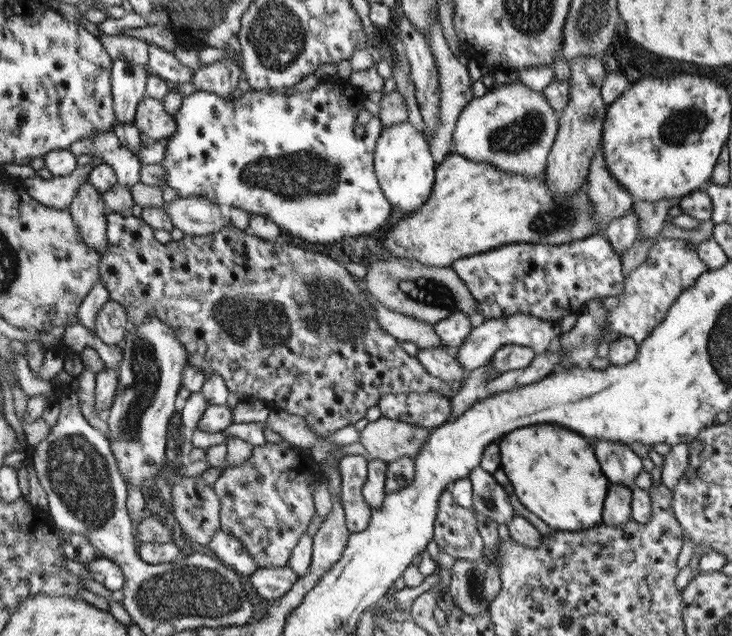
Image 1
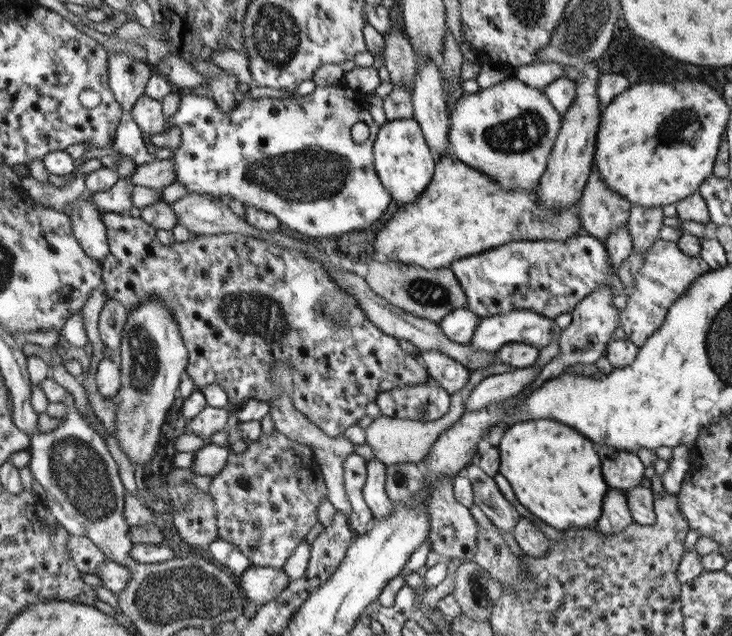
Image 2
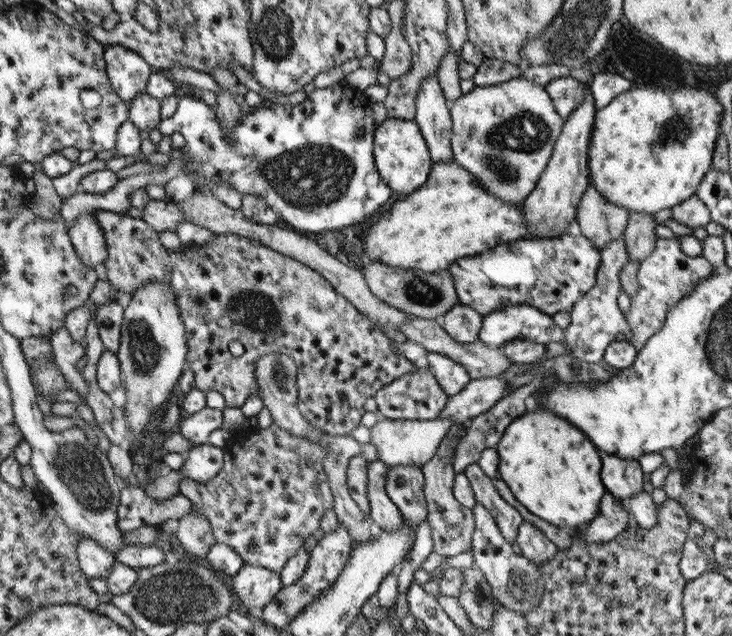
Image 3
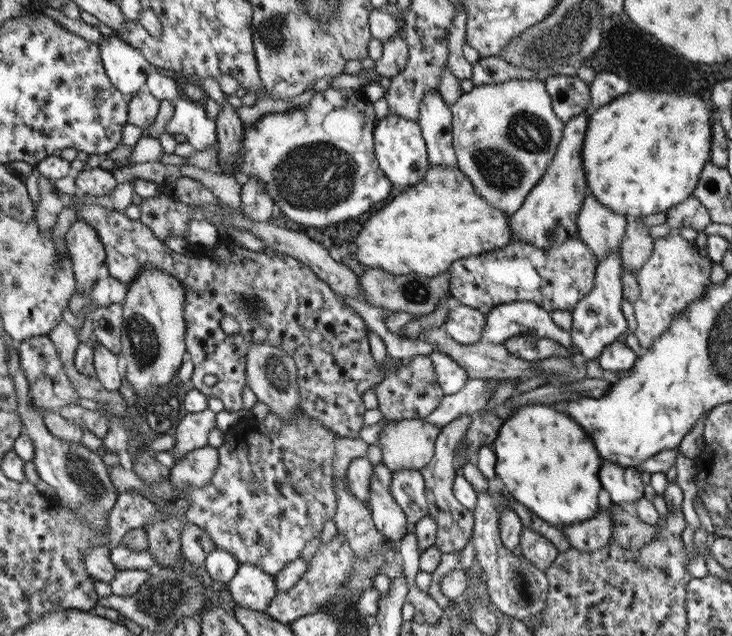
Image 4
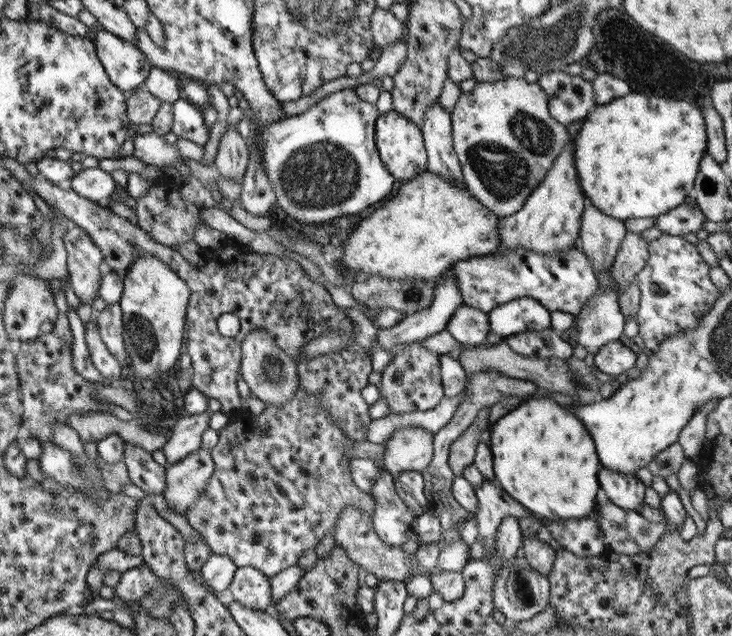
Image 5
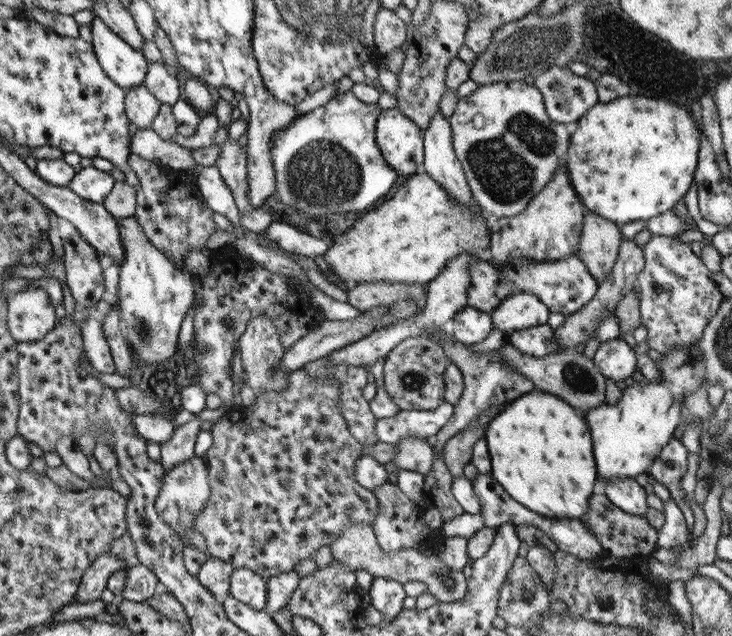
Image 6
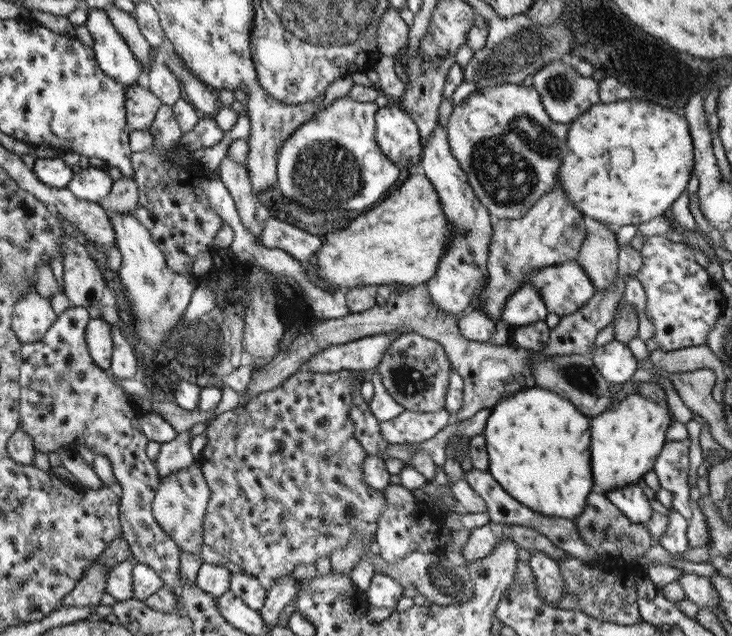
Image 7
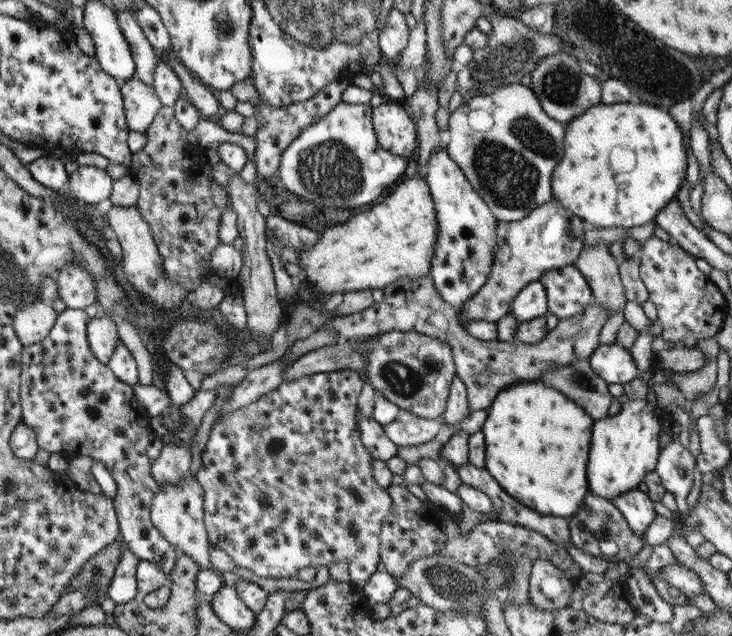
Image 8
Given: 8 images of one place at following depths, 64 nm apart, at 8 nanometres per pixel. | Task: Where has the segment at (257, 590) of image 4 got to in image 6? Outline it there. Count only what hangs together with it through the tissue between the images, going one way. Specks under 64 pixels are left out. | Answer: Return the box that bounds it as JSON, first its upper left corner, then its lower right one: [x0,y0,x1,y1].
[229,568,268,611]

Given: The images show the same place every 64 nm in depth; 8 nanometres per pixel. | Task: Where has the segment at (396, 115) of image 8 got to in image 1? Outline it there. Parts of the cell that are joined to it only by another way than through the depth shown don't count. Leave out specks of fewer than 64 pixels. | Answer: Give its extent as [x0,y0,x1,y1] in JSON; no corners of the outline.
[373,120,436,215]

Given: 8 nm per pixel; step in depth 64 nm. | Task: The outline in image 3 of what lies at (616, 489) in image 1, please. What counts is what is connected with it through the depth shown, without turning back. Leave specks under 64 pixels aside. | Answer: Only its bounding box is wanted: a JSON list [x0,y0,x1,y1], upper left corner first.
[574,490,630,544]

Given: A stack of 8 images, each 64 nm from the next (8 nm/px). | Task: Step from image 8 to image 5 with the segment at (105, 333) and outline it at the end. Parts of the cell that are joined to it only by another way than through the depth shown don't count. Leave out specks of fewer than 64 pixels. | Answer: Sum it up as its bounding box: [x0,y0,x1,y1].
[84,319,123,385]

